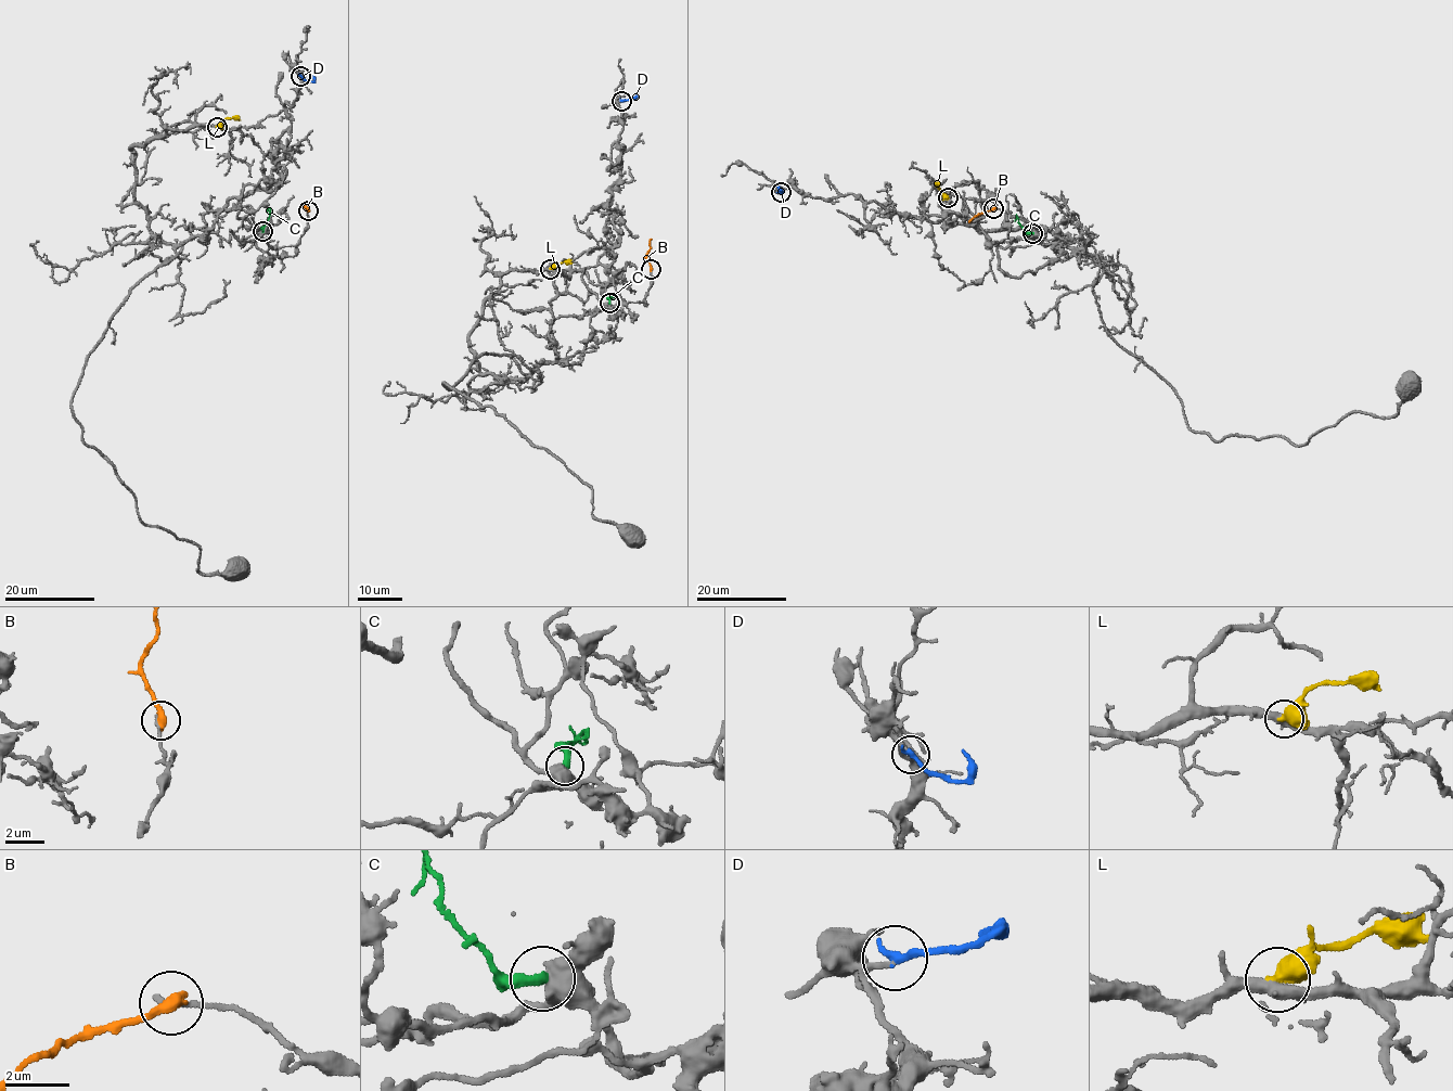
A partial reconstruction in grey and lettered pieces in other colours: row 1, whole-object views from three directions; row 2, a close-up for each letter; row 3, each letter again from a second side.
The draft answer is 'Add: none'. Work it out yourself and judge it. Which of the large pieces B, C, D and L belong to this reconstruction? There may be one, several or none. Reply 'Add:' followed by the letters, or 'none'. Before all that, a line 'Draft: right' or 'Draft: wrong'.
Draft: wrong
Add: D

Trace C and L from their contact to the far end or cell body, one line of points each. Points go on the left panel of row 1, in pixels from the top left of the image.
C: (261, 230), (269, 207)
L: (217, 126), (224, 118), (240, 119)

